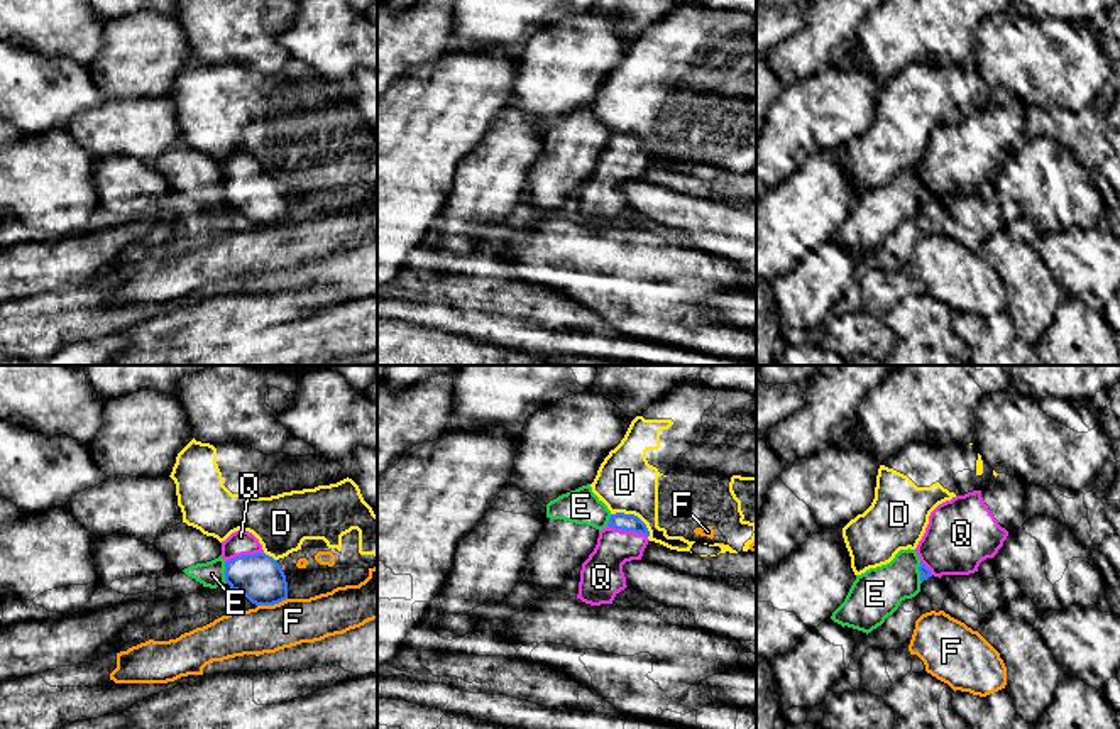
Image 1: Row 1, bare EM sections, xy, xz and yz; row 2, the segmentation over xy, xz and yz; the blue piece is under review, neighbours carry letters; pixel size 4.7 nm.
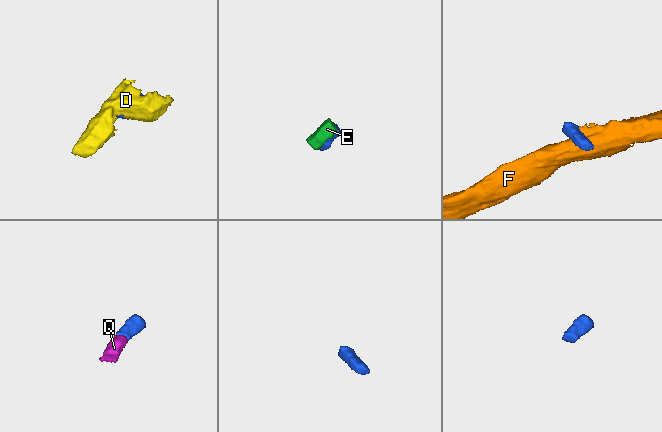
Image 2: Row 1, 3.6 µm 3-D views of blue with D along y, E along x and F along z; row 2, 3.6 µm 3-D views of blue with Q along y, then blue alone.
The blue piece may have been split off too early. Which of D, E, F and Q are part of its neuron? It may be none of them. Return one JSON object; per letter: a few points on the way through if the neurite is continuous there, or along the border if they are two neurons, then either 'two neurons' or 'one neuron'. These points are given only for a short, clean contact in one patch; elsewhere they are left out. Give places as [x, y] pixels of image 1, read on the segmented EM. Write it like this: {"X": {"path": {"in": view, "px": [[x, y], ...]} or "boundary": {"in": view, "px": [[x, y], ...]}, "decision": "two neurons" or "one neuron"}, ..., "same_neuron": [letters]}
{"D": {"boundary": {"in": "xz", "px": [[611, 513], [633, 513], [645, 525], [648, 537]]}, "decision": "two neurons"}, "E": {"decision": "two neurons"}, "F": {"boundary": {"in": "xy", "px": [[286, 597], [273, 604], [258, 606]]}, "decision": "two neurons"}, "Q": {"path": {"in": "xz", "px": [[621, 521], [628, 530], [608, 557], [601, 574]]}, "decision": "one neuron"}, "same_neuron": ["Q"]}

